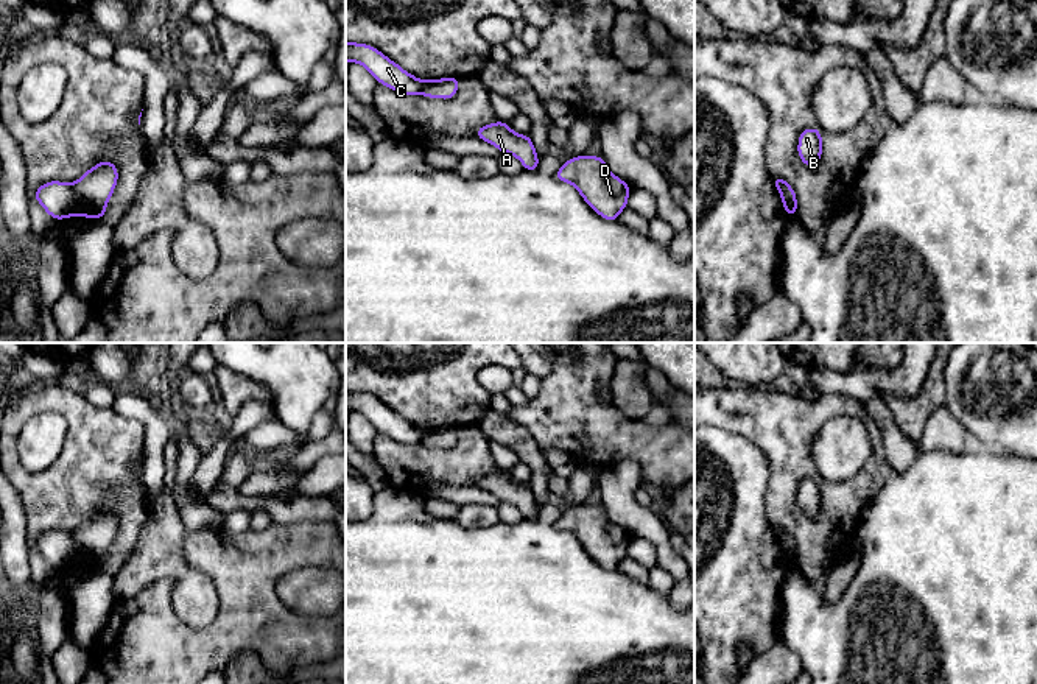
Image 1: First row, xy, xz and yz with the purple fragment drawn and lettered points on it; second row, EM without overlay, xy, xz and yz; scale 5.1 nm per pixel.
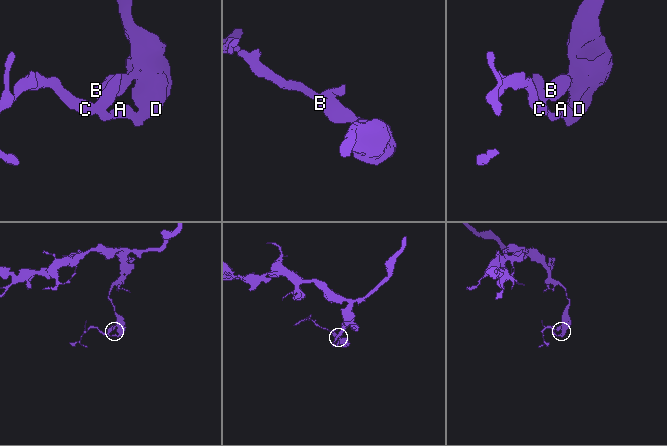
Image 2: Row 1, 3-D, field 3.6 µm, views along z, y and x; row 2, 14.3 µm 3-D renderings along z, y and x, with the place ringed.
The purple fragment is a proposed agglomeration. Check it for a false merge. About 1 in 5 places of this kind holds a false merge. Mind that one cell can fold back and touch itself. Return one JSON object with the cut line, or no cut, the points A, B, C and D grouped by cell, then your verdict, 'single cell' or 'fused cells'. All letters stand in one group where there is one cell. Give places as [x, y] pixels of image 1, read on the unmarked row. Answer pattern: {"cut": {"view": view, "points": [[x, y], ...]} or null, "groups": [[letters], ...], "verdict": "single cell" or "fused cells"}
{"cut": {"view": "xy", "points": [[72, 535], [77, 563]]}, "groups": [["A", "B", "D"], ["C"]], "verdict": "fused cells"}

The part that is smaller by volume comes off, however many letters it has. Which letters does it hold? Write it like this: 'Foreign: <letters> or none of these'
Foreign: C

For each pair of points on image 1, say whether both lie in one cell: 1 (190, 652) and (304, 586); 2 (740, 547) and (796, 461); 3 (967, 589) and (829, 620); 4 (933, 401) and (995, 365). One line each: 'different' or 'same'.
1: different
2: different
3: same
4: different

